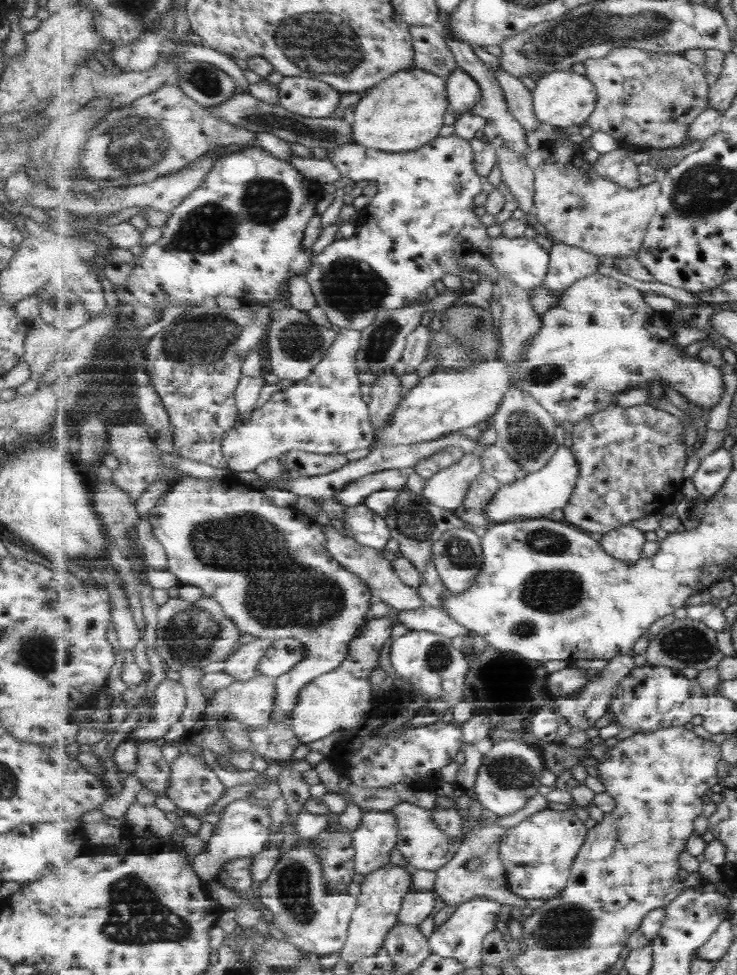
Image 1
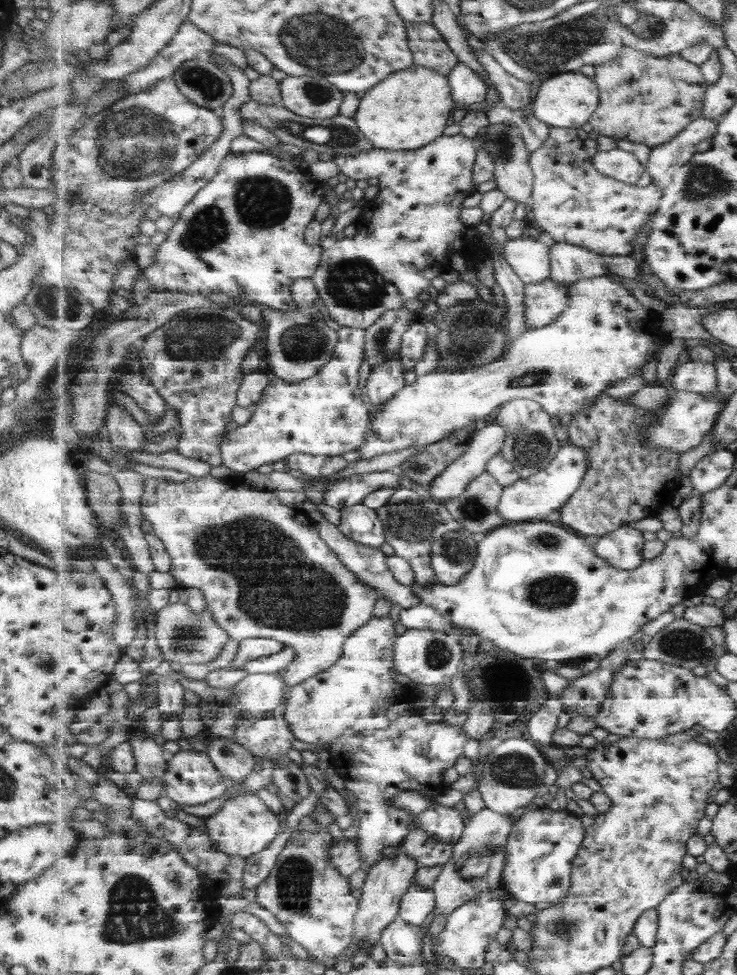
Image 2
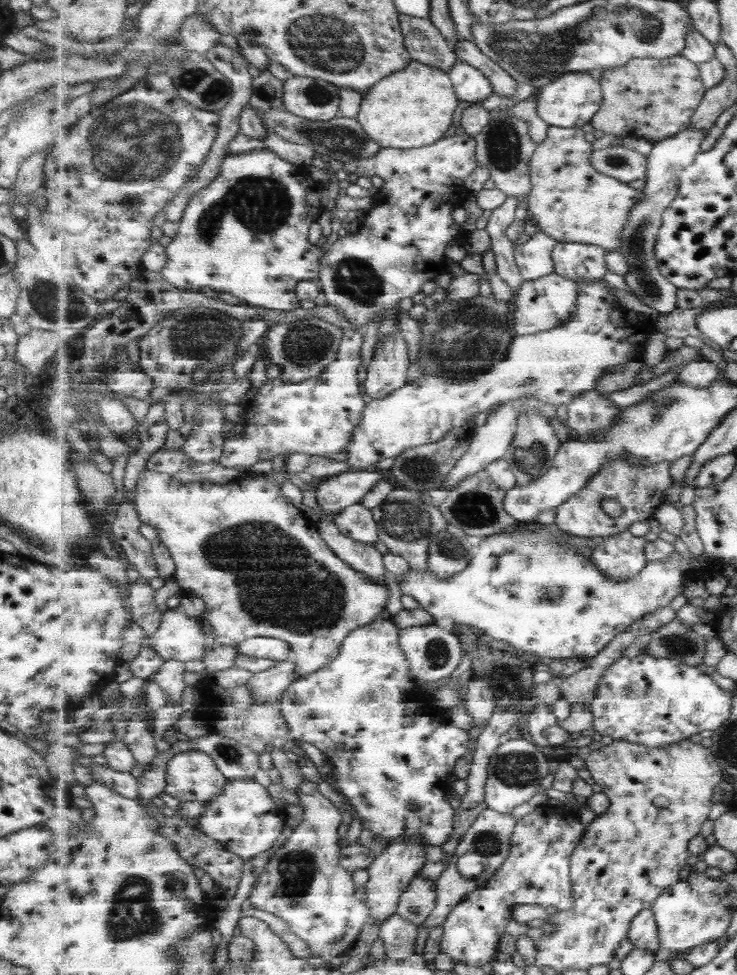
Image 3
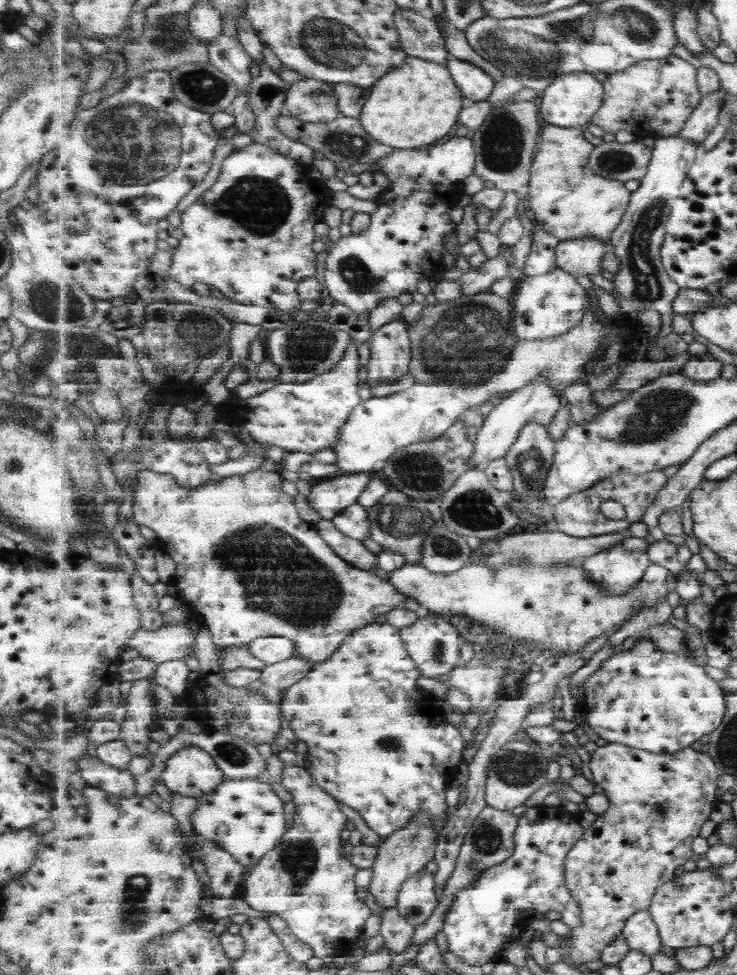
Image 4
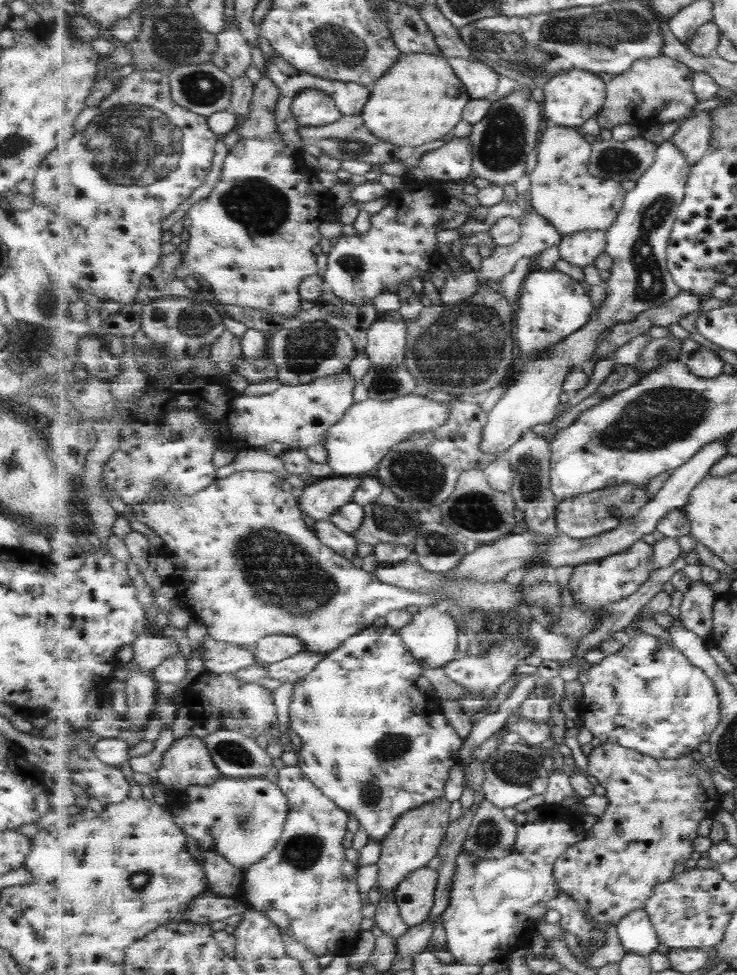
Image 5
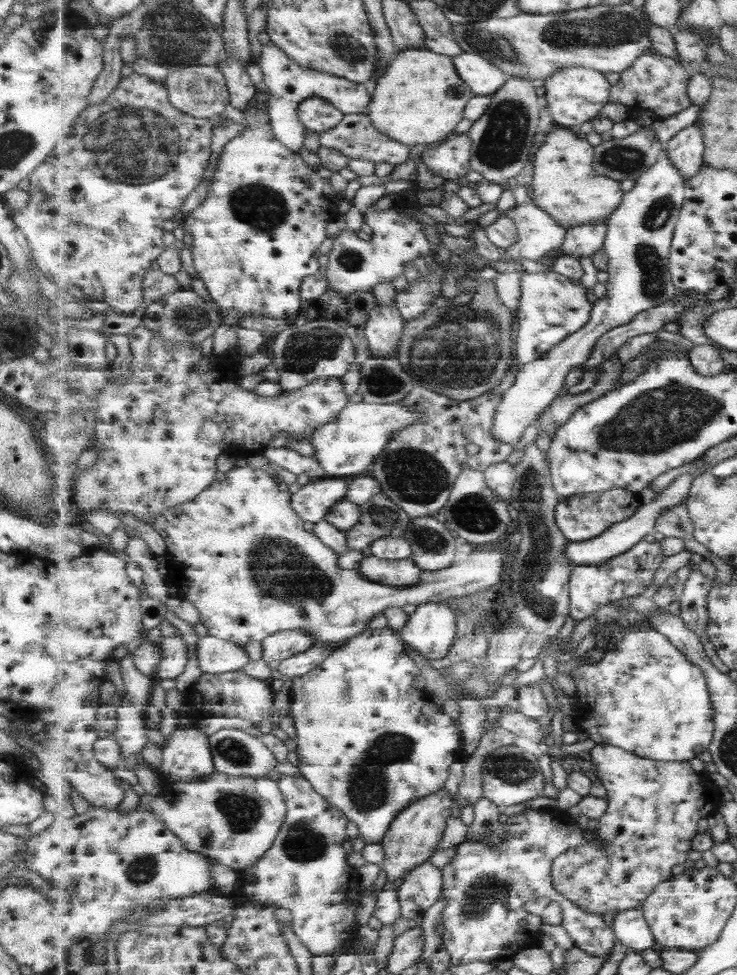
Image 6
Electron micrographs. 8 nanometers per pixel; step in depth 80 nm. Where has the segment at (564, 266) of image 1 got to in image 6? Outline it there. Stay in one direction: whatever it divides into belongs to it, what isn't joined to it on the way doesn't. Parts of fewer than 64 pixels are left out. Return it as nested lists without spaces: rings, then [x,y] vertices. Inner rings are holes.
[[[597,222],[597,224],[583,224],[567,230],[565,242],[561,250],[565,255],[576,258],[581,256],[593,256],[604,246],[608,233],[606,222]]]

